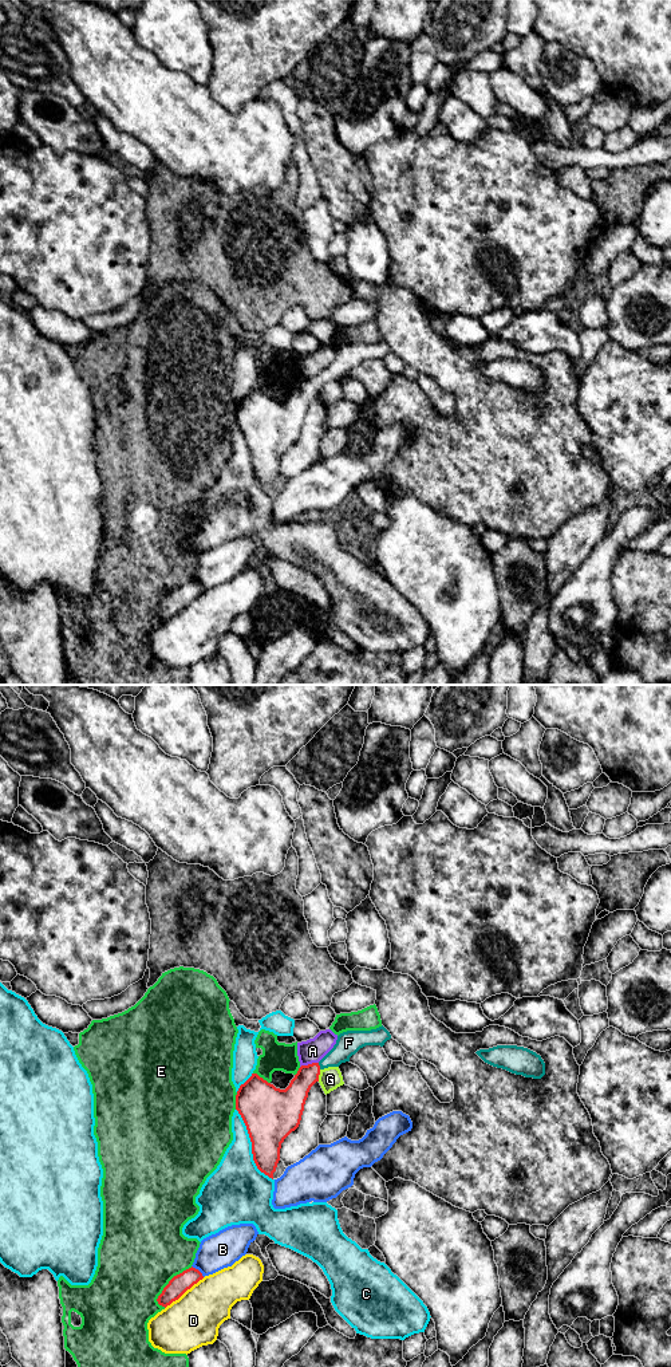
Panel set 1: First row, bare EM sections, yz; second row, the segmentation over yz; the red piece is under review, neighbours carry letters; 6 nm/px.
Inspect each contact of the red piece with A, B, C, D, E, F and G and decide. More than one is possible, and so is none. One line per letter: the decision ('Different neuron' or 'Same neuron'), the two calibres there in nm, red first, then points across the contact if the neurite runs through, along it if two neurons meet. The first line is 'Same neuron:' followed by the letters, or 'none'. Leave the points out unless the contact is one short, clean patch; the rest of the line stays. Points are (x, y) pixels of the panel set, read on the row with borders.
Same neuron: F
A: Different neuron. Thickness 160 nm (red) against 140 nm
B: Different neuron. Thickness 110 nm (red) against 220 nm
C: Different neuron. Thickness 320 nm (red) against 320 nm
D: Different neuron. Thickness 110 nm (red) against 320 nm
E: Different neuron. Thickness 110 nm (red) against 480 nm
F: Same neuron. Thickness 150 nm (red) against 150 nm. Path across: yz (293, 1096), (299, 1086), (319, 1066), (332, 1059), (348, 1043)
G: Different neuron. Thickness 180 nm (red) against 140 nm. Boundary: yz (320, 1070), (318, 1080)

